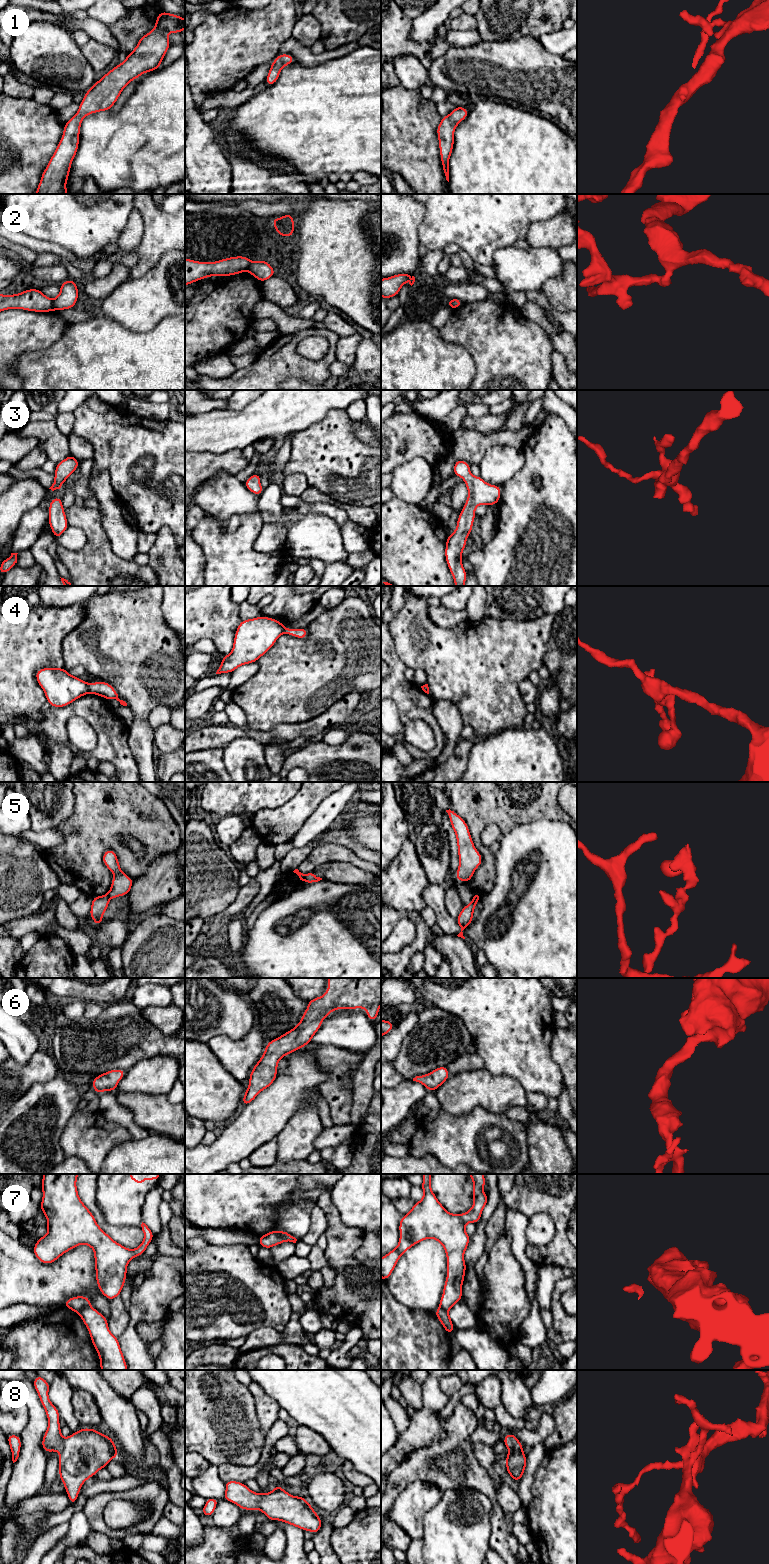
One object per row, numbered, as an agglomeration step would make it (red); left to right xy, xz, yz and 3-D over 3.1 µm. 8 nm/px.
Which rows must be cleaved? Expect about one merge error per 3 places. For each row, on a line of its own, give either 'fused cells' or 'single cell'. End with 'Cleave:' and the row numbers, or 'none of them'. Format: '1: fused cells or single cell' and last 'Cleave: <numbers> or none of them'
1: single cell
2: fused cells
3: single cell
4: fused cells
5: fused cells
6: single cell
7: fused cells
8: single cell
Cleave: 2, 4, 5, 7

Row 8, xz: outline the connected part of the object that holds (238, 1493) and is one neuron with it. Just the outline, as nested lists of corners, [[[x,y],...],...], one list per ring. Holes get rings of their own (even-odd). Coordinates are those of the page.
[[[237,1481],[225,1482],[224,1500],[232,1502],[242,1510],[258,1509],[270,1521],[283,1521],[313,1534],[321,1529],[322,1520],[304,1498],[293,1496],[281,1486],[276,1485],[269,1493],[255,1493],[245,1483]]]

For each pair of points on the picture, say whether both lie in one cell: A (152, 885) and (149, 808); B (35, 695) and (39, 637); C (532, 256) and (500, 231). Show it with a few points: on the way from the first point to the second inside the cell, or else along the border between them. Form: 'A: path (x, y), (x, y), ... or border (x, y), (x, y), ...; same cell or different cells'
A: border (173, 851), (153, 857), (146, 870), (136, 877); different cells
B: path (29, 681), (29, 651); same cell
C: border (514, 244), (508, 247), (499, 247), (493, 256); different cells

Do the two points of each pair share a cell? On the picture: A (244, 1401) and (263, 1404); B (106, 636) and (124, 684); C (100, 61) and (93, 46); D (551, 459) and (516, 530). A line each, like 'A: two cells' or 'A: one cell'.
A: two cells
B: one cell
C: one cell
D: one cell

